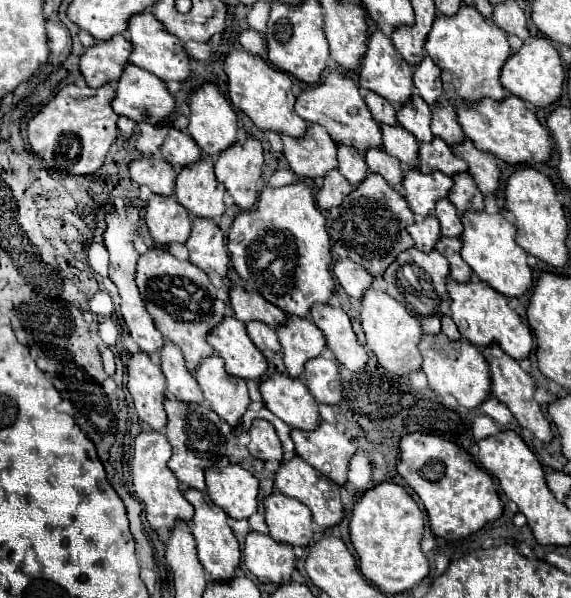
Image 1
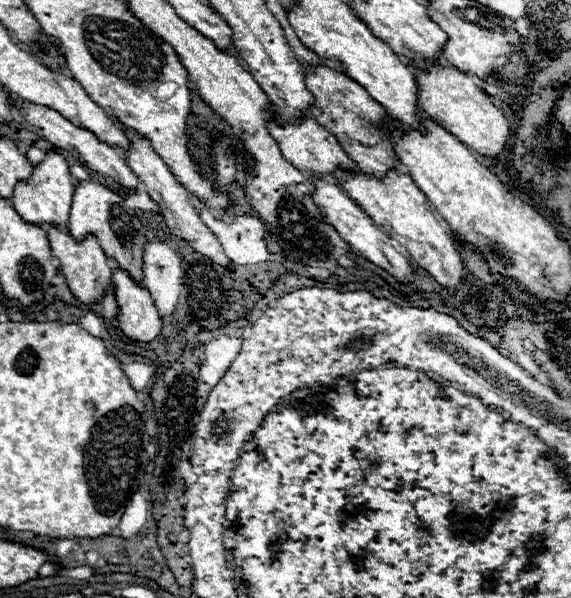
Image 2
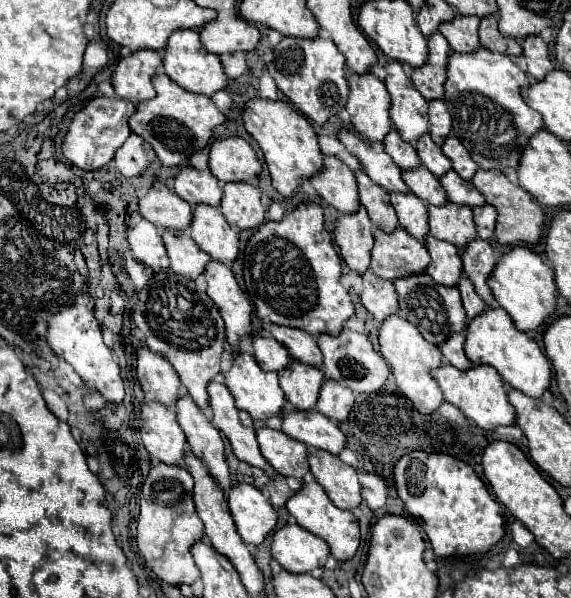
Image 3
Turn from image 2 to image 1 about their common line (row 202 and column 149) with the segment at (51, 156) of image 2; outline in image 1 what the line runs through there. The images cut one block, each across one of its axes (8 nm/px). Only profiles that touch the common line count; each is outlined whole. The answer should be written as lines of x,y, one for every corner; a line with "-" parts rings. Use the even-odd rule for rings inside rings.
142,12
130,18
128,22
128,38
132,42
132,54
130,54
130,62
138,68
144,68
152,74
156,74
158,78
162,78
164,82
184,82
190,76
190,58
182,46
182,42
172,36
170,32
166,32
166,28
156,20
154,14
150,12

